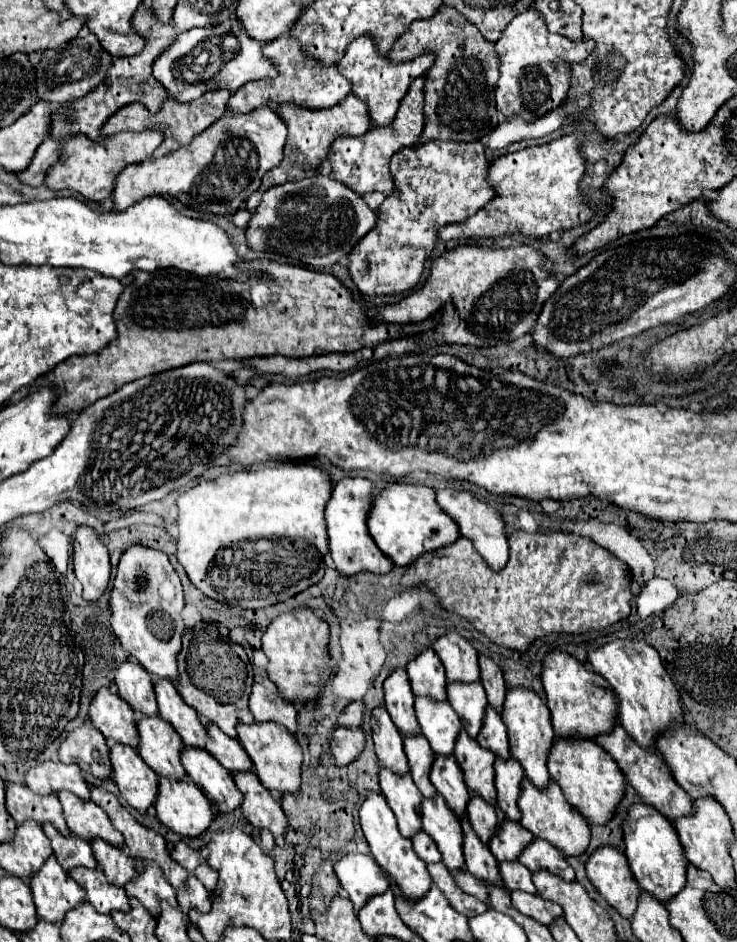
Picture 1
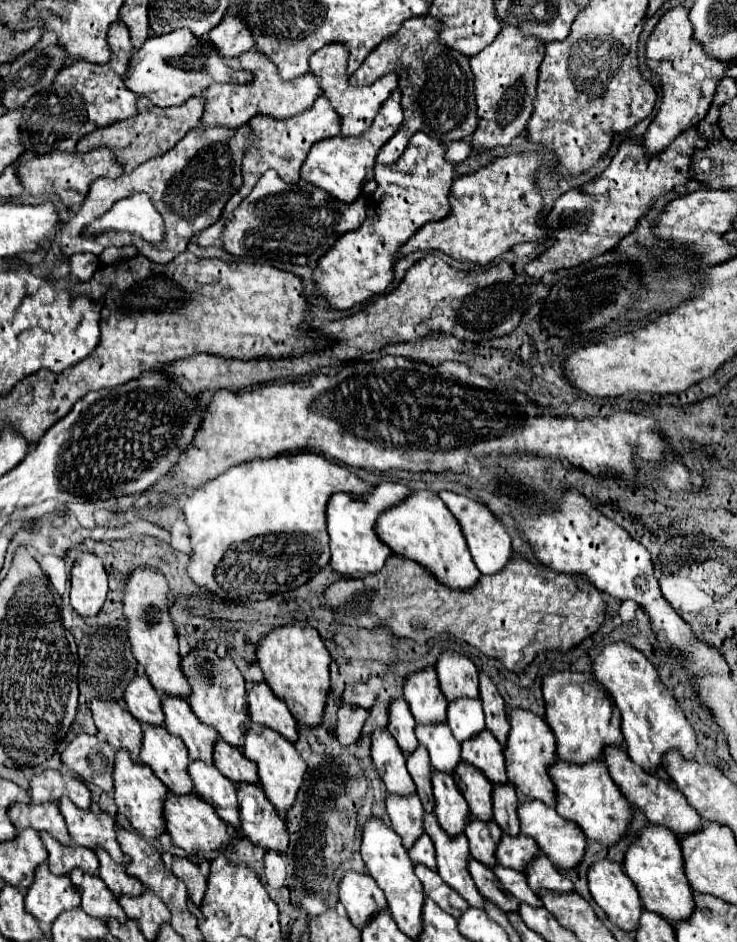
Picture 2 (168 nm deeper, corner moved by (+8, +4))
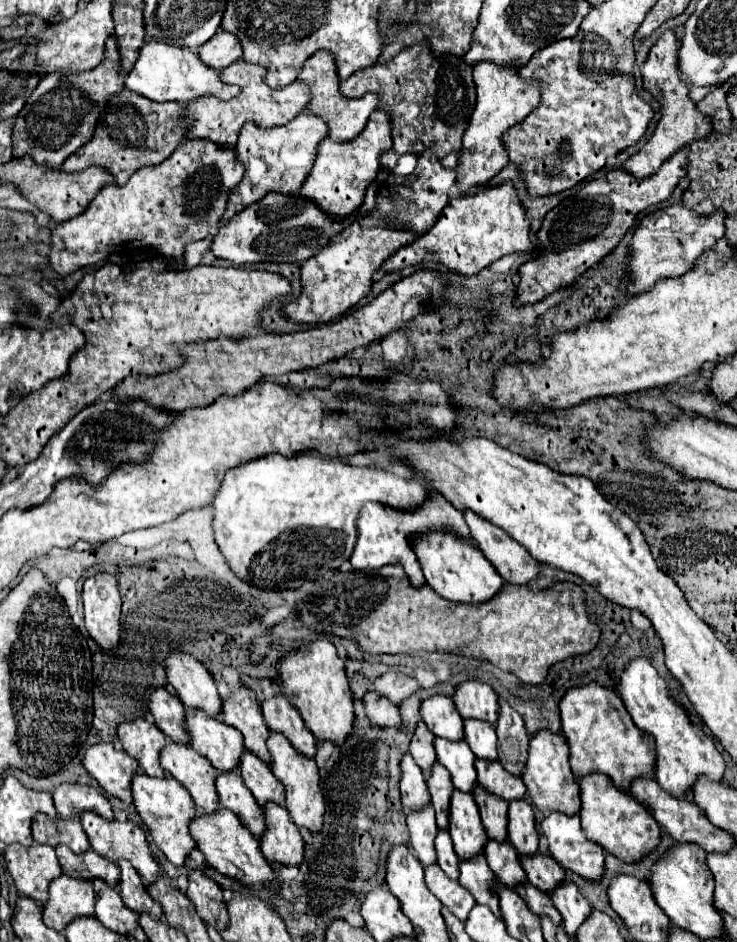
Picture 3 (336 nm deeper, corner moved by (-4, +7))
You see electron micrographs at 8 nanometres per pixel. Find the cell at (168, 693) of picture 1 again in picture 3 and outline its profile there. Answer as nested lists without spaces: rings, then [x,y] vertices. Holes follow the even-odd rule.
[[[200,708],[186,710],[188,744],[204,754],[218,772],[228,772],[238,766],[238,756],[244,752],[242,734],[236,728],[212,718]]]

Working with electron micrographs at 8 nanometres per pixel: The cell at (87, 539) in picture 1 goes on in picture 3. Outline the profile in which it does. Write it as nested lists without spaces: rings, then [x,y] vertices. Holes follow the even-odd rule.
[[[98,572],[86,578],[82,600],[88,634],[104,652],[114,650],[120,640],[120,592],[116,576]]]

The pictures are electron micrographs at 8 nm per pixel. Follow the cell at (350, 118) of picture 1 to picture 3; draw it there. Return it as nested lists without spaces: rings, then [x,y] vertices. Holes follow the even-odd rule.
[[[304,110],[292,122],[284,126],[274,126],[274,128],[262,128],[254,122],[248,122],[242,128],[236,142],[238,160],[242,160],[246,168],[246,176],[242,178],[242,184],[238,184],[238,188],[234,188],[234,192],[230,194],[230,204],[222,220],[228,222],[232,216],[242,212],[246,206],[258,202],[270,190],[298,194],[306,176],[312,170],[318,144],[326,136],[328,136],[328,122],[322,116],[312,114],[310,110]]]

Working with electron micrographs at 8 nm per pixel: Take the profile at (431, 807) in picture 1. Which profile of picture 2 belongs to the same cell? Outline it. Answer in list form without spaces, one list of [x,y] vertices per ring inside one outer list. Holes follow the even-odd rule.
[[[424,815],[424,831],[432,837],[436,845],[436,861],[438,861],[438,873],[440,877],[458,891],[472,907],[484,909],[484,897],[478,893],[470,871],[466,863],[470,861],[470,849],[466,835],[458,835],[456,839],[450,839],[444,831],[440,831],[440,825],[436,823],[436,815]]]

